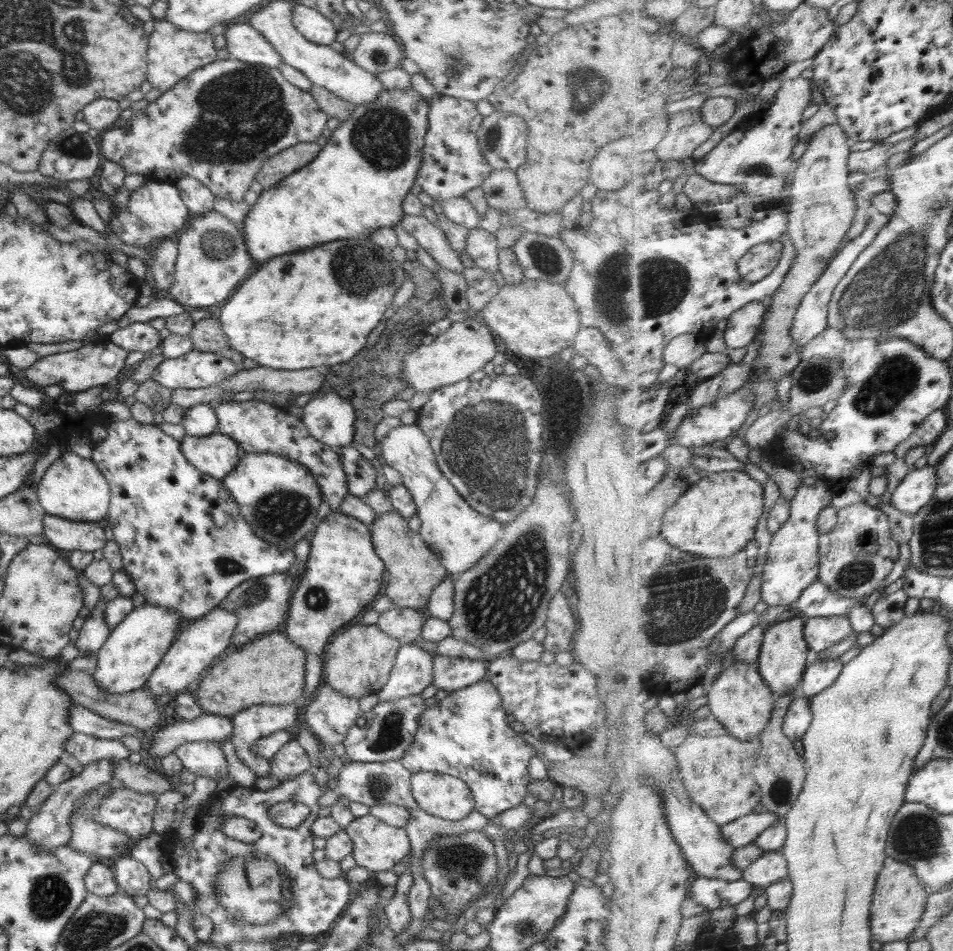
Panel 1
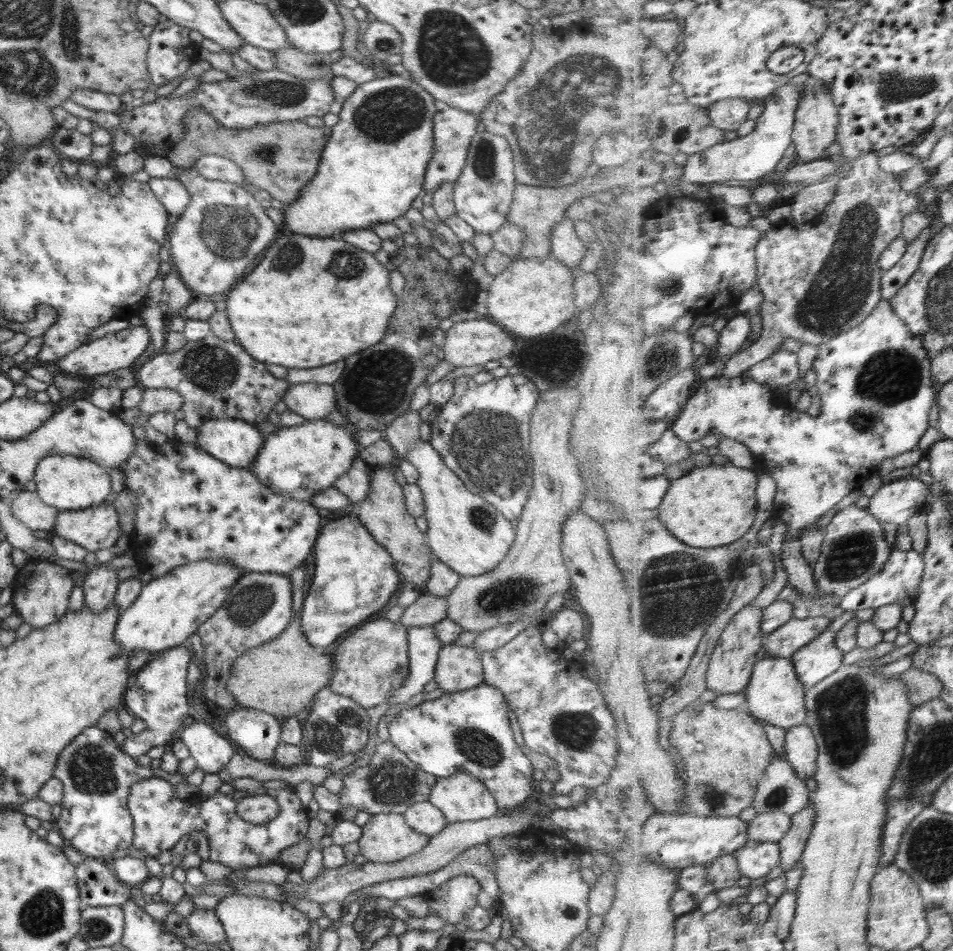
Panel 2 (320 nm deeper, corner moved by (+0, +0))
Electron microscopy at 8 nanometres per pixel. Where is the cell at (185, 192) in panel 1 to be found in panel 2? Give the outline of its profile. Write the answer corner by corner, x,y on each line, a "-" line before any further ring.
151,178
147,183
156,196
156,199
164,205
164,208
174,218
177,217
188,204
190,204
190,193
179,182
173,178

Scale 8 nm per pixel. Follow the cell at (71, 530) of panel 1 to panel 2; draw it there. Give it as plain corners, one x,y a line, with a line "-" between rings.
105,502
80,510
59,511
53,530
90,552
114,547
121,536
116,509

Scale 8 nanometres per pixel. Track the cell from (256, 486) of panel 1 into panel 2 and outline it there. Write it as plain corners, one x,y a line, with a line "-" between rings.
306,419
297,425
282,426
265,436
262,448
248,468
275,493
311,504
313,494
332,487
339,476
350,470
360,449
355,431
350,425
339,427
326,419

